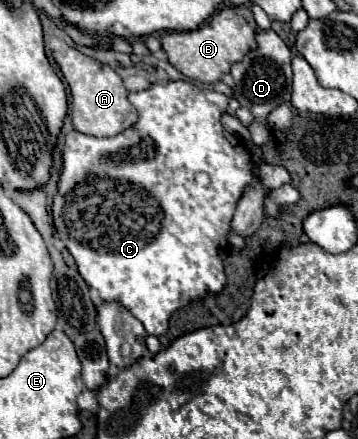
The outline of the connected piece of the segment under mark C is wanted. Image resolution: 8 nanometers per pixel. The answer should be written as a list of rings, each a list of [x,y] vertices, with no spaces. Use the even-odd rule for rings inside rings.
[[[178,80],[178,82],[168,82],[164,86],[154,84],[148,90],[130,94],[128,98],[130,98],[130,104],[134,104],[138,110],[138,122],[134,126],[130,126],[128,130],[120,132],[114,138],[96,138],[96,136],[88,136],[88,134],[76,132],[76,130],[66,136],[66,148],[62,154],[64,168],[60,174],[58,192],[54,196],[52,216],[54,216],[54,228],[60,236],[60,240],[64,240],[66,248],[74,256],[78,272],[82,274],[86,284],[96,288],[100,292],[102,300],[118,300],[120,304],[124,304],[144,324],[148,334],[162,336],[168,330],[170,316],[178,308],[190,304],[192,300],[200,300],[208,294],[220,294],[220,290],[224,288],[226,276],[224,276],[223,261],[231,250],[228,242],[228,230],[230,230],[232,214],[236,210],[236,202],[240,200],[240,194],[244,192],[244,182],[248,182],[248,156],[246,156],[242,142],[238,138],[234,138],[232,134],[228,134],[220,124],[220,116],[228,108],[228,98],[224,94],[202,92],[194,84]],[[136,188],[140,188],[144,192],[144,196],[132,196]]]

